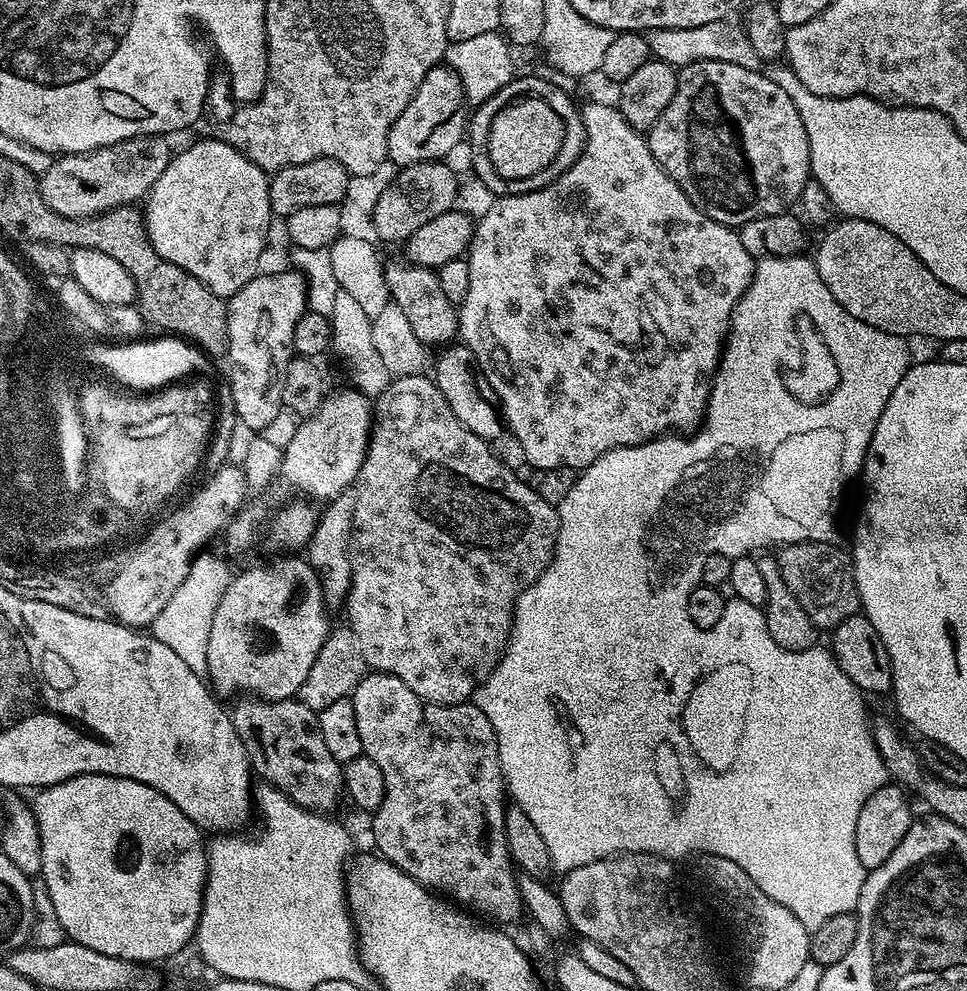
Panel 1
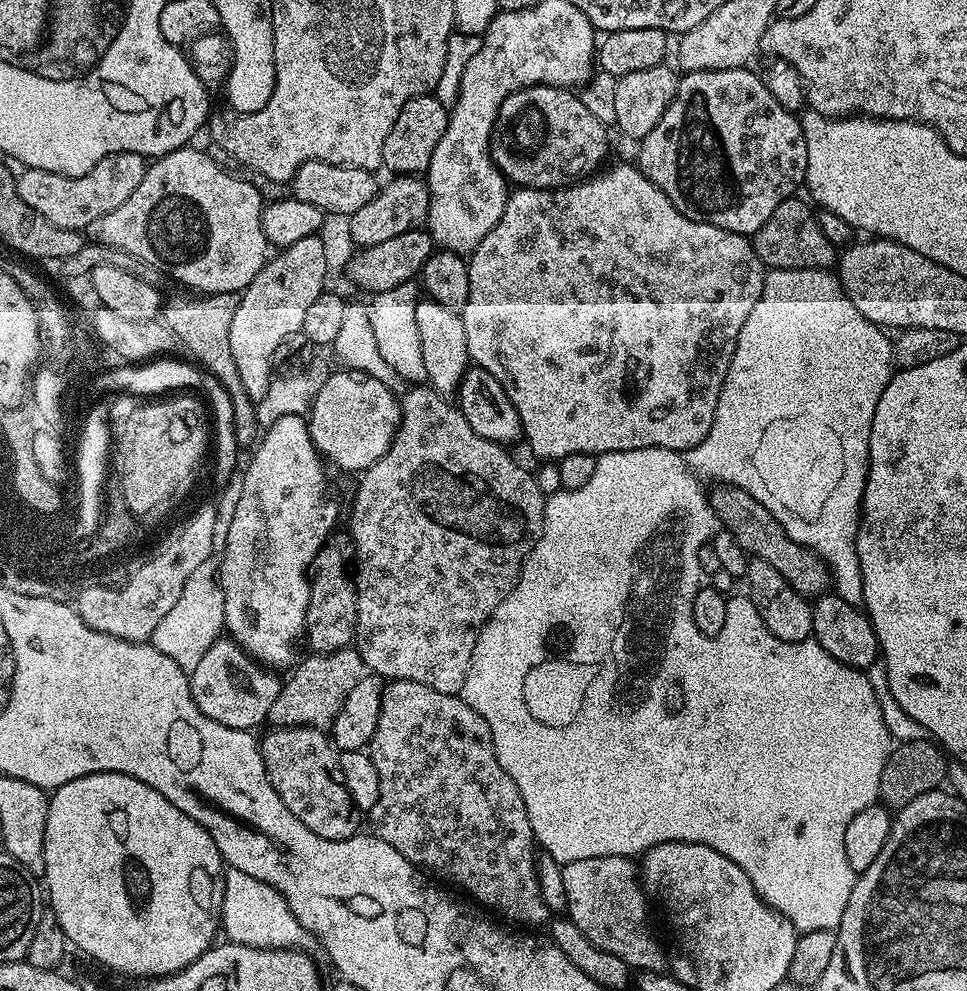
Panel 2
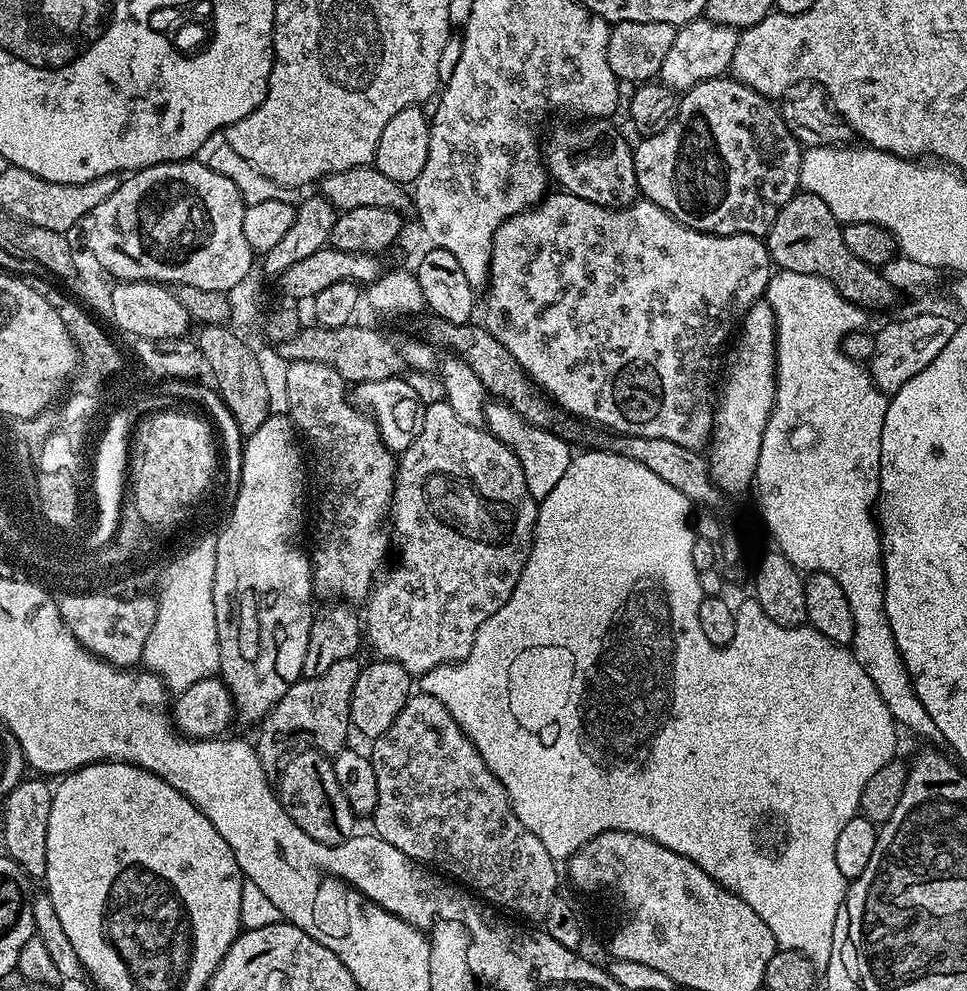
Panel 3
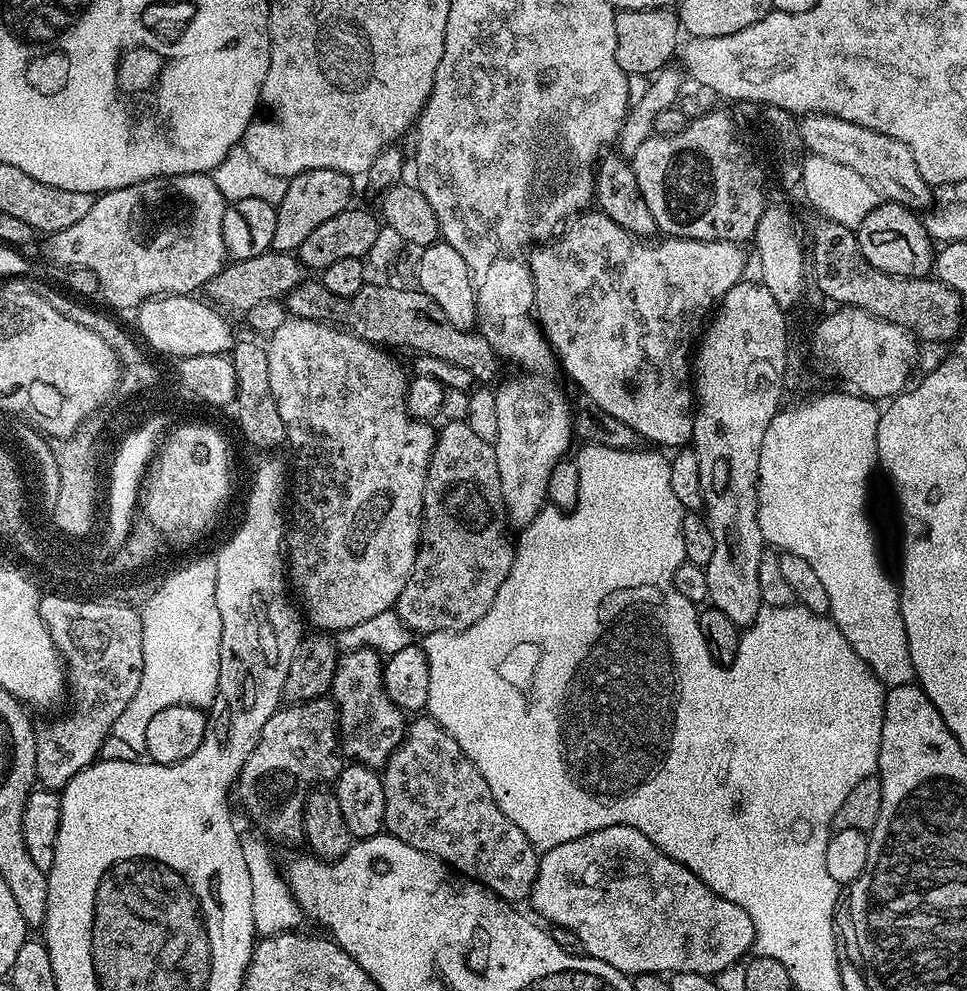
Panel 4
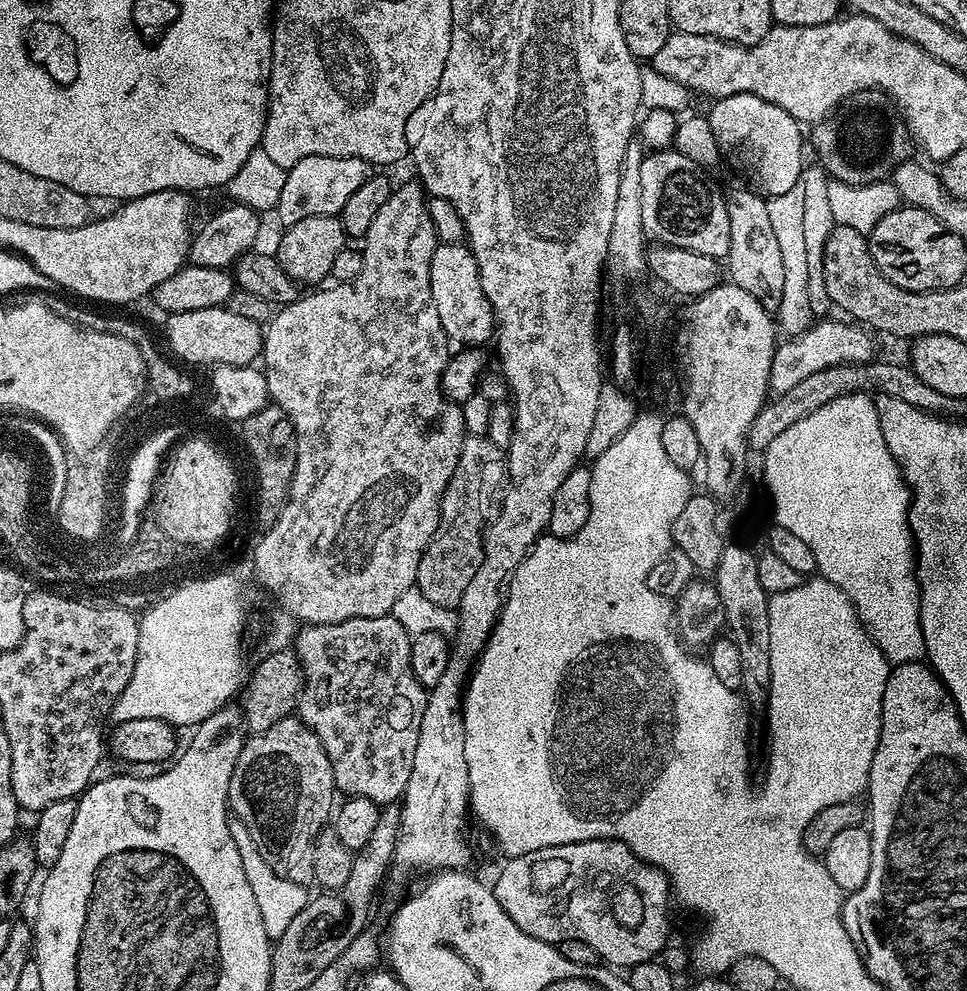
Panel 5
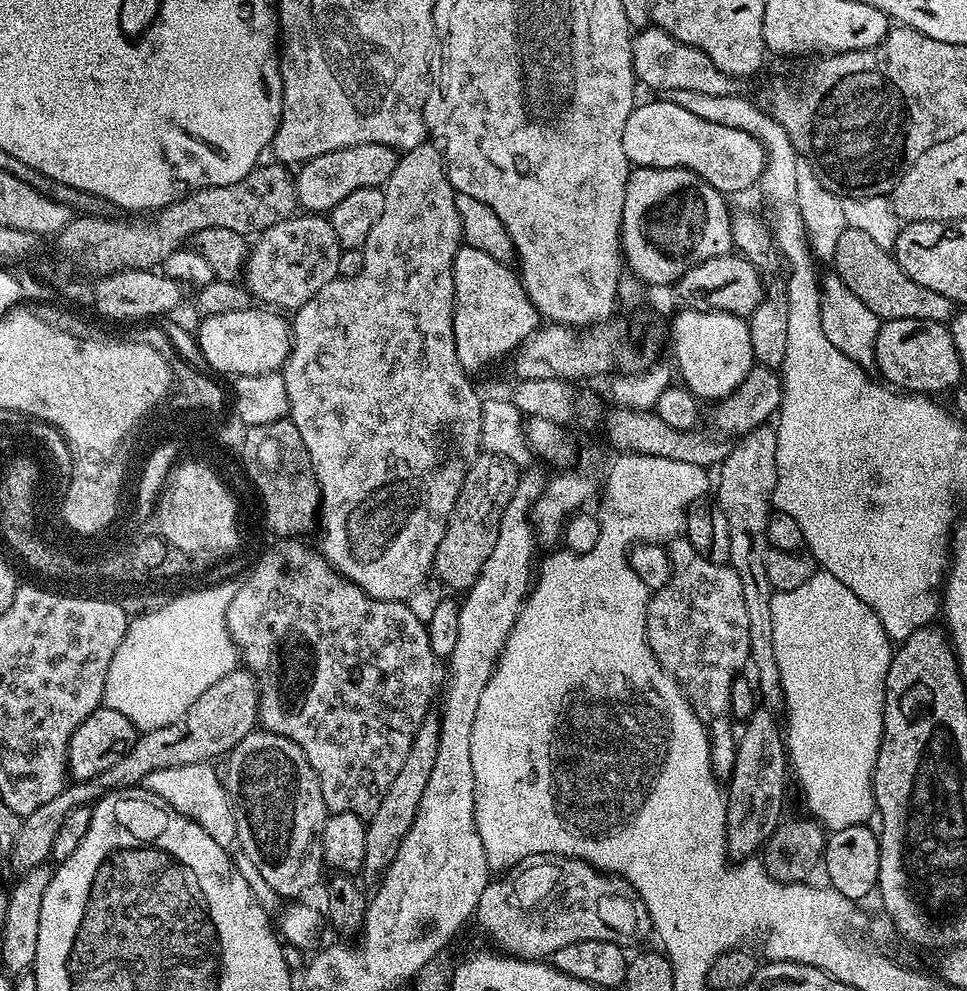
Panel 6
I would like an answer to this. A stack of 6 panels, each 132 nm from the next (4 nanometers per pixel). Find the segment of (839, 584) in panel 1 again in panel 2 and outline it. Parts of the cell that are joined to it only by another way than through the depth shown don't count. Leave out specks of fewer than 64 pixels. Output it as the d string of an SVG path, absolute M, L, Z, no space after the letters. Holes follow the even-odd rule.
M722 486L718 490L716 500L714 498L716 517L722 528L733 535L738 546L749 557L770 562L770 566L774 566L774 570L778 570L778 574L782 574L782 578L790 582L790 586L799 596L815 598L825 595L833 587L834 577L824 558L814 549L794 542L794 538L786 534L786 530L774 518L774 514L770 514L770 510L762 506L762 502L758 502L751 494L740 488Z

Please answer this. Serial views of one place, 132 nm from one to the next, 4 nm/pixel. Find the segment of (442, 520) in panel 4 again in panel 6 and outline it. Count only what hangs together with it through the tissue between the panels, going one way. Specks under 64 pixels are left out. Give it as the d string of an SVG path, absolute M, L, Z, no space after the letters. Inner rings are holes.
M481 454L468 467L432 563L434 576L437 576L446 587L460 588L459 590L472 587L486 558L490 558L494 550L494 542L498 542L498 526L502 522L502 514L510 498L514 498L514 490L519 481L520 472L517 464L505 457Z

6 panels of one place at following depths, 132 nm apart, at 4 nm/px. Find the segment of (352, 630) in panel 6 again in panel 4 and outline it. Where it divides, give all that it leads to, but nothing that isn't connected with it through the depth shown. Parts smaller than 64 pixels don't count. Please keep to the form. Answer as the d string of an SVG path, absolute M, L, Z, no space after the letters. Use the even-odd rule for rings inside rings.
M356 648L345 656L343 653L336 662L330 699L336 706L338 717L339 751L349 761L373 770L383 769L392 752L404 741L406 713L384 689L382 656L372 648Z

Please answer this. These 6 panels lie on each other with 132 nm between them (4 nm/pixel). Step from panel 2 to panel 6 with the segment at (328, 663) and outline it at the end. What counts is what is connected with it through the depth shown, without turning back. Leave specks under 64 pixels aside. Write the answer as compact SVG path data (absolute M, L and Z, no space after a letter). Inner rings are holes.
M257 730L246 734L238 746L234 746L226 757L228 776L226 787L231 800L234 818L237 822L235 843L239 851L258 866L262 878L280 898L300 898L321 880L326 872L322 850L322 830L330 815L322 798L322 786L314 774L314 766L302 754L302 746L290 742L290 738L273 732Z

